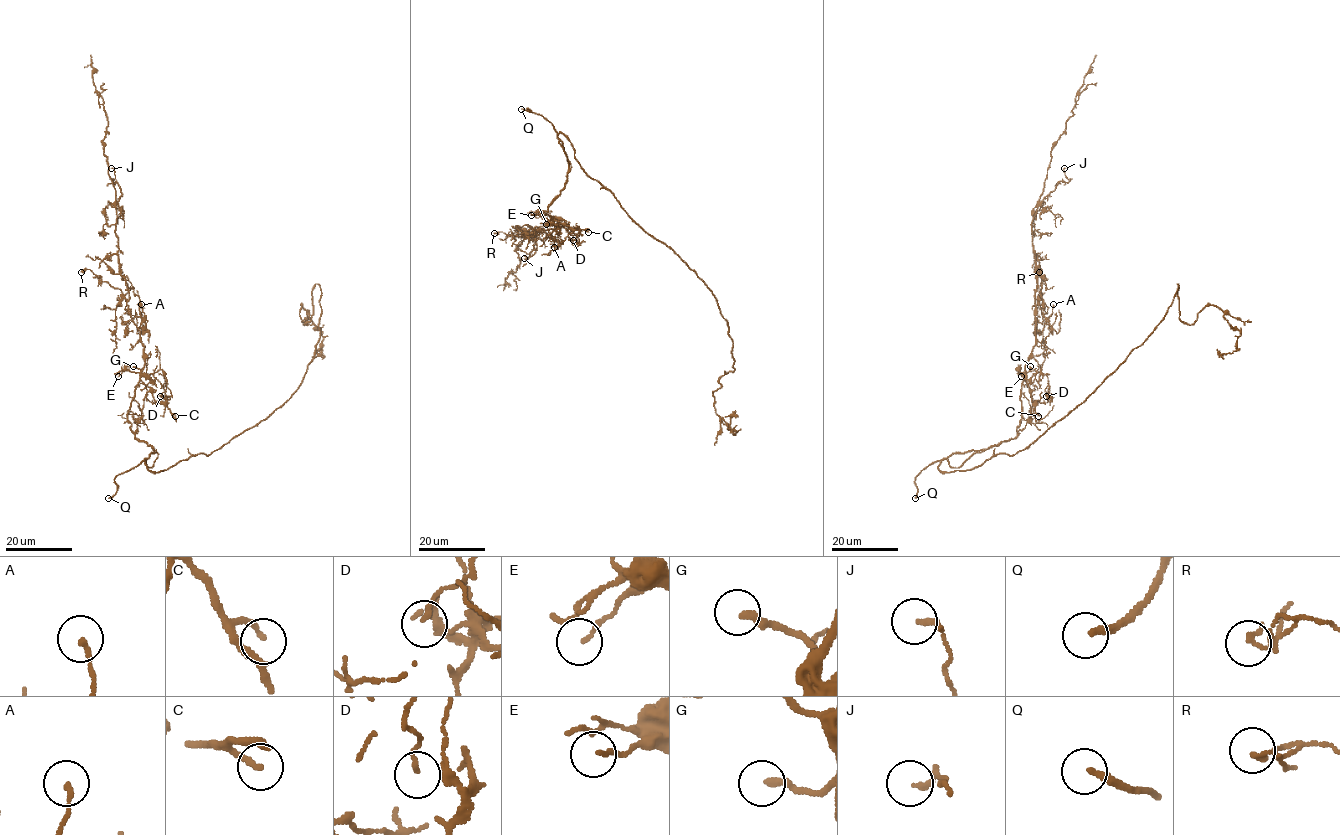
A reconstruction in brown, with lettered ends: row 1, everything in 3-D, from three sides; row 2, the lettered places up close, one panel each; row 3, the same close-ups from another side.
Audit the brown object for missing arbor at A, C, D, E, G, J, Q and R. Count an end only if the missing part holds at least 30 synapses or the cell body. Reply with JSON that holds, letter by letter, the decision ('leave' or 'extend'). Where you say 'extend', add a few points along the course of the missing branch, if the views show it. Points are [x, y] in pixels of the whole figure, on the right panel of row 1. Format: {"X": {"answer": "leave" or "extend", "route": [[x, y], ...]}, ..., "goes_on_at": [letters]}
{"A": {"answer": "leave"}, "C": {"answer": "leave"}, "D": {"answer": "leave"}, "E": {"answer": "leave"}, "G": {"answer": "extend", "route": [[1030, 366], [1036, 377], [1059, 368], [1064, 361]]}, "J": {"answer": "leave"}, "Q": {"answer": "extend", "route": [[915, 498], [905, 502], [917, 516], [915, 520], [917, 520]]}, "R": {"answer": "leave"}, "goes_on_at": ["G", "Q"]}

